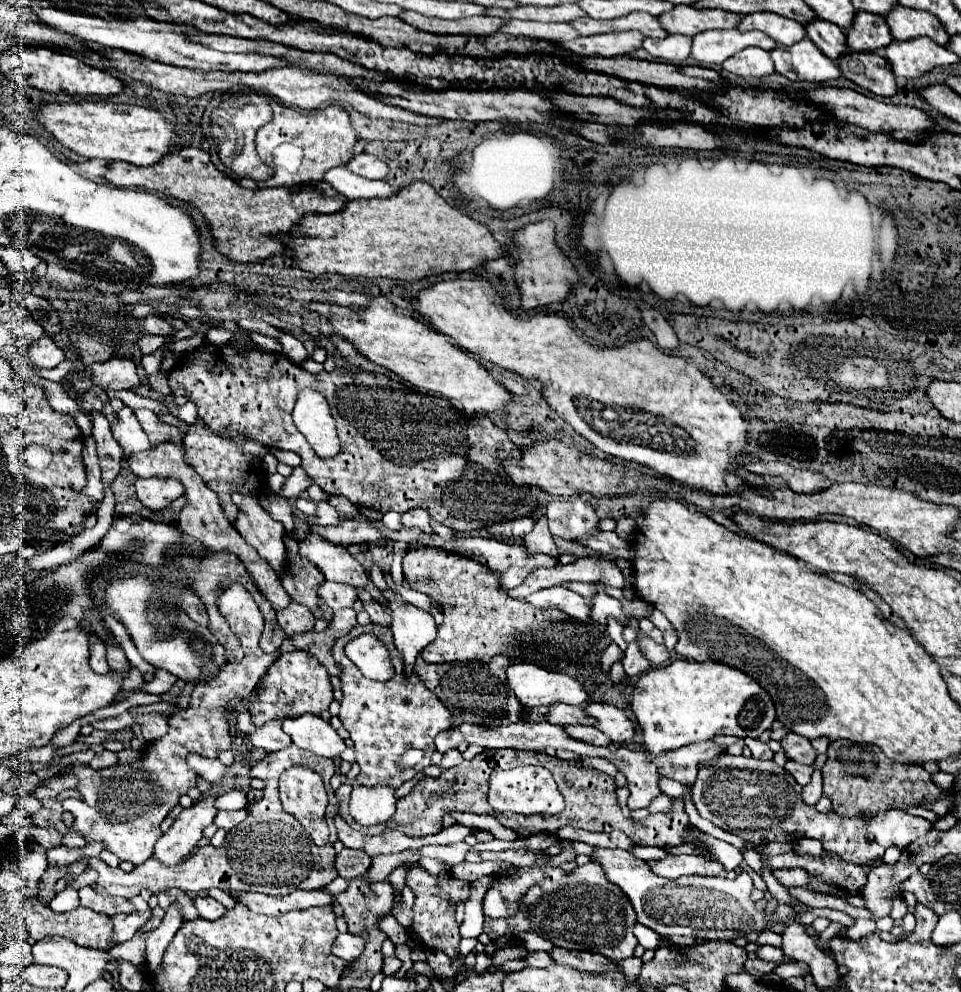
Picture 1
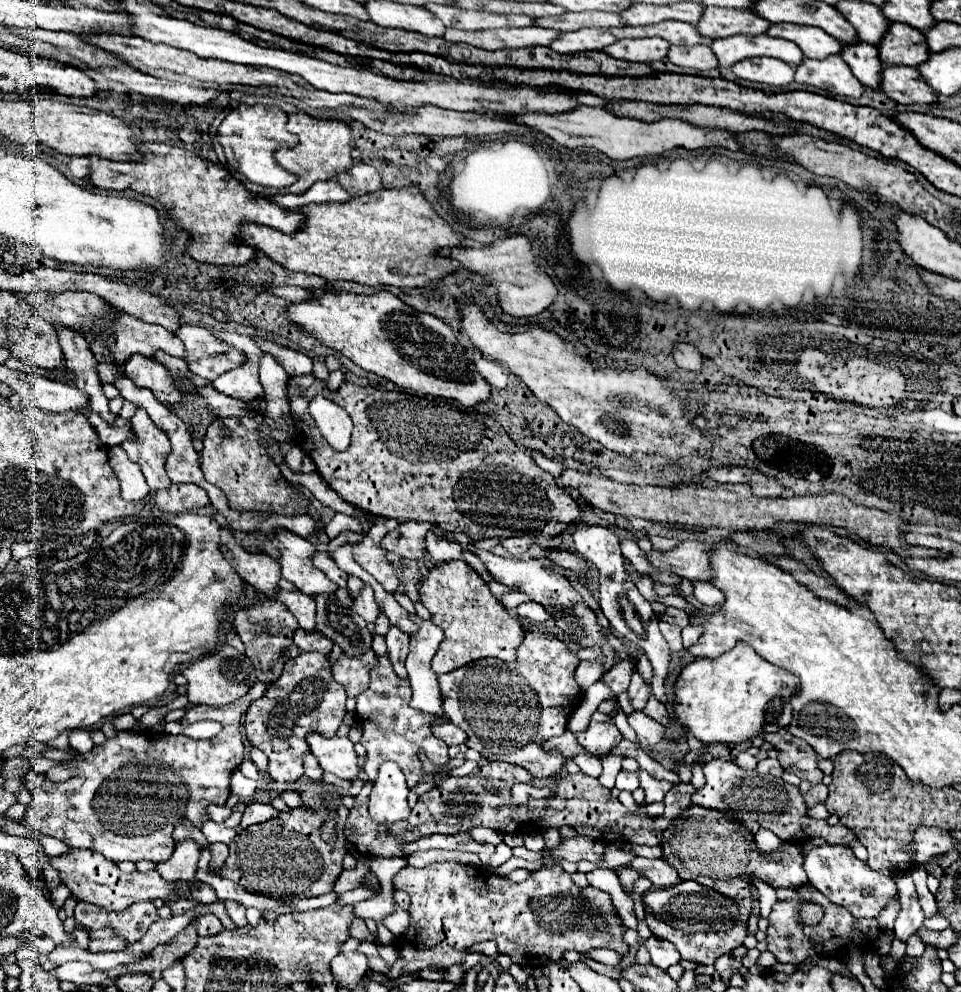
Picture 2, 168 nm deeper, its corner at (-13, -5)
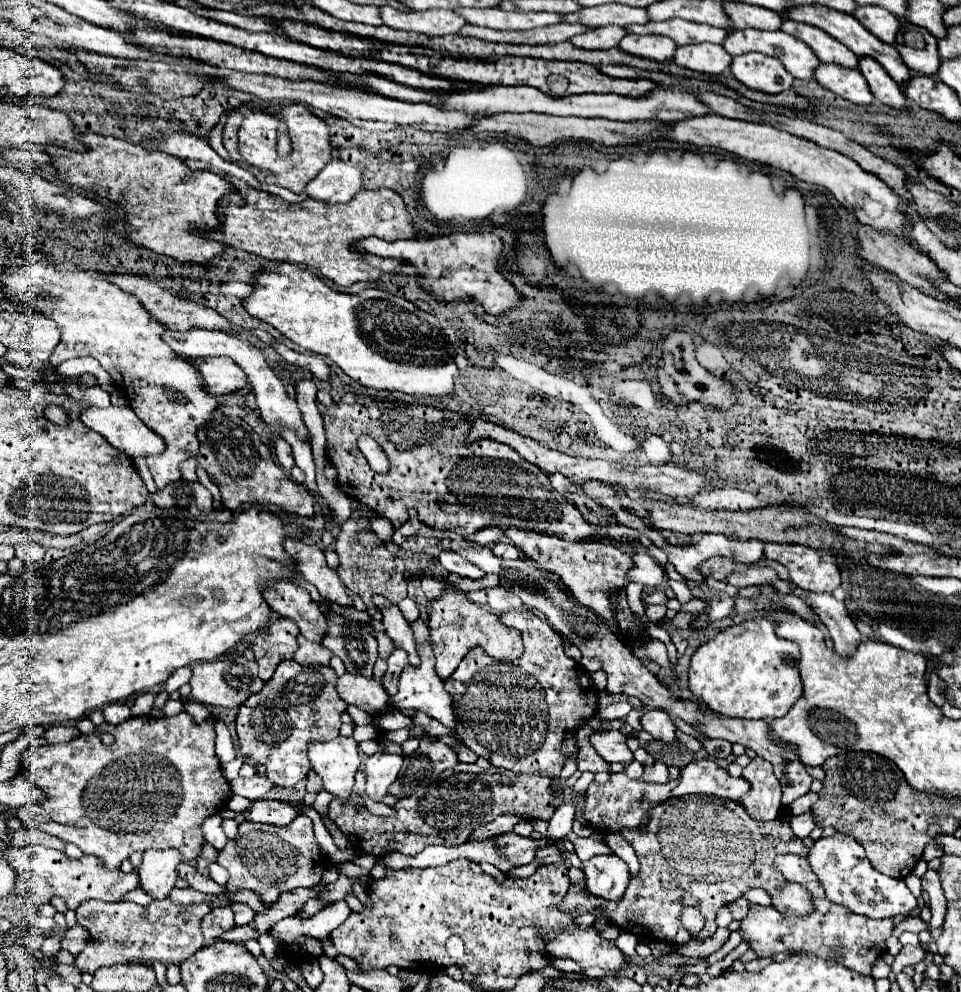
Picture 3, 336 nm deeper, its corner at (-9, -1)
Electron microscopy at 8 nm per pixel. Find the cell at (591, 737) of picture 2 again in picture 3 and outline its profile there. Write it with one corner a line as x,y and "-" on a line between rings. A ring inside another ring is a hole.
608,730
608,732
592,732
590,734
590,744
592,748
606,760
606,762
624,762
630,764
634,760
632,752
626,746
626,736
618,730

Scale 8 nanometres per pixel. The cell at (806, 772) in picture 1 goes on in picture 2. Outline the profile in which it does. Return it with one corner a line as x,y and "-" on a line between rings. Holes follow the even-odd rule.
802,782
800,790
802,790
802,796
804,796
808,808
812,808
812,806
816,806
816,804
820,804
820,802
824,802
828,798
828,788
824,784

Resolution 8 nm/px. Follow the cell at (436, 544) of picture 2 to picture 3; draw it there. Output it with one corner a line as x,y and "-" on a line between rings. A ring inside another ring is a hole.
442,552
440,556
438,556
438,562
442,564
442,568
446,568
448,572
454,572
454,574
458,574
458,576
464,576
464,578
482,578
484,574
482,574
482,570
476,566
476,564
472,564
472,562
468,562
466,558
462,558
462,556
458,556
456,552

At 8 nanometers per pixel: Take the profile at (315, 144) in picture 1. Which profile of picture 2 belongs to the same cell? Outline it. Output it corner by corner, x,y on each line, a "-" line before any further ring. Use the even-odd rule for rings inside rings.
298,110
298,124
294,126
294,134
300,136
300,146
298,146
298,180
286,192
292,194
302,194
306,192
314,182
318,180
330,180
338,172
344,172
346,168
352,166
352,148
350,148
350,126
340,120
318,120
308,116
306,112
-
298,126
298,128
296,128

